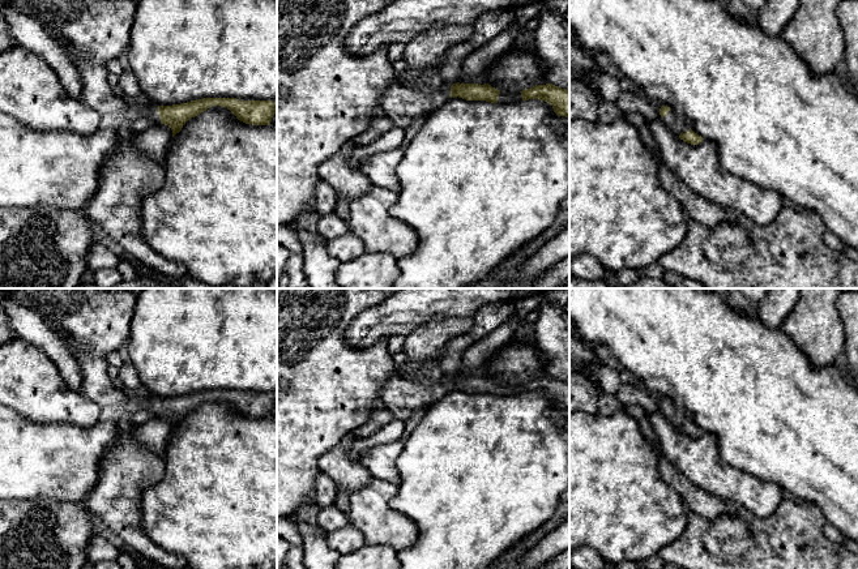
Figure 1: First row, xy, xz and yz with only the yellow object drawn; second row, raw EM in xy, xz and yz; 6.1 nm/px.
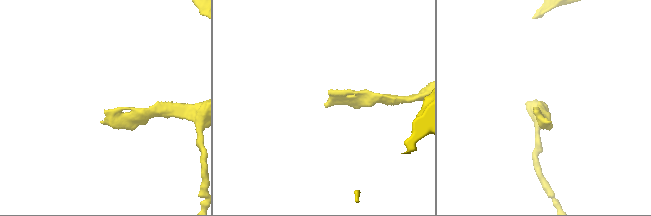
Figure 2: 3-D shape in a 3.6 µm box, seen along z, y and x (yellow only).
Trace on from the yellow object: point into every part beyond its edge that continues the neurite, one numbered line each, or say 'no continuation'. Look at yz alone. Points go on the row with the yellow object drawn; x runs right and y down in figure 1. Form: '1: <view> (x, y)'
1: yz (671, 119)

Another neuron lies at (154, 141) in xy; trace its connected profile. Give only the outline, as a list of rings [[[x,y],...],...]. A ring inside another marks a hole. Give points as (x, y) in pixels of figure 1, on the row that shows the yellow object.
[[[165,124],[151,125],[135,136],[136,149],[161,166],[165,163],[171,141],[172,131]]]

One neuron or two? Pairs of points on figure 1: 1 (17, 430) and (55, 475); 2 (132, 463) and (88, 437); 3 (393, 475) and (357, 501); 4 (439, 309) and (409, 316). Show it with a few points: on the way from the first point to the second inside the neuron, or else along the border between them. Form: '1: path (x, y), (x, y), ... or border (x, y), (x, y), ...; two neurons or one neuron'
1: path (21, 441), (43, 463); one neuron
2: border (116, 422), (118, 441), (103, 458), (98, 478); two neurons
3: border (372, 476), (380, 480), (389, 480), (397, 486); two neurons
4: path (431, 309), (417, 309); one neuron

